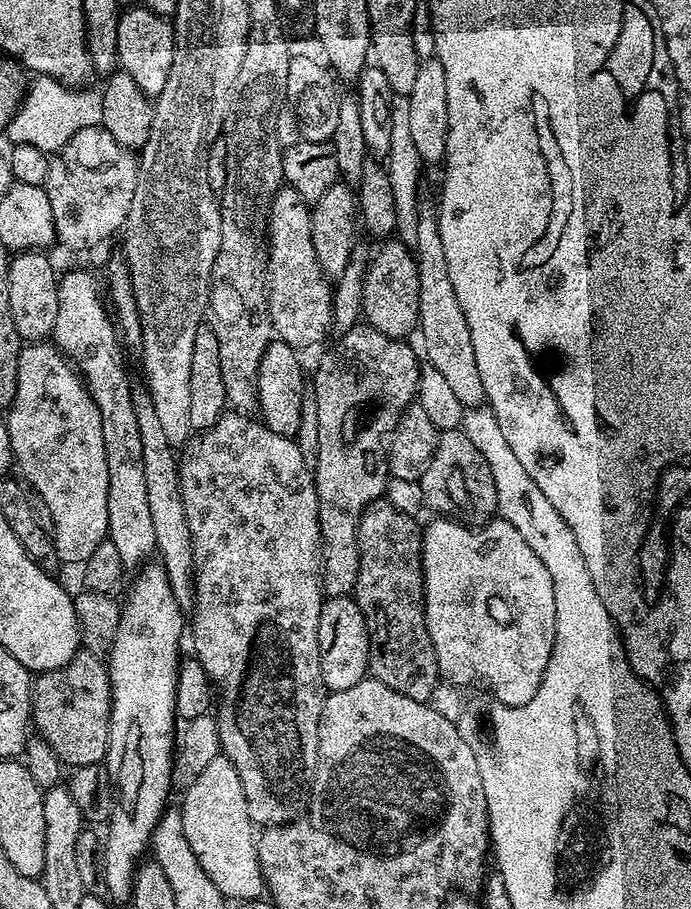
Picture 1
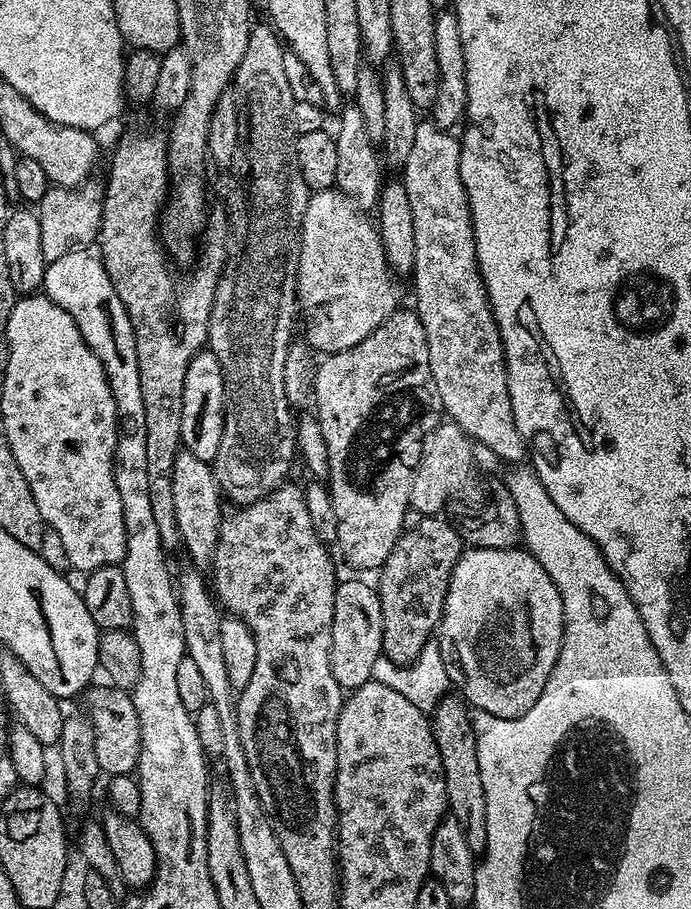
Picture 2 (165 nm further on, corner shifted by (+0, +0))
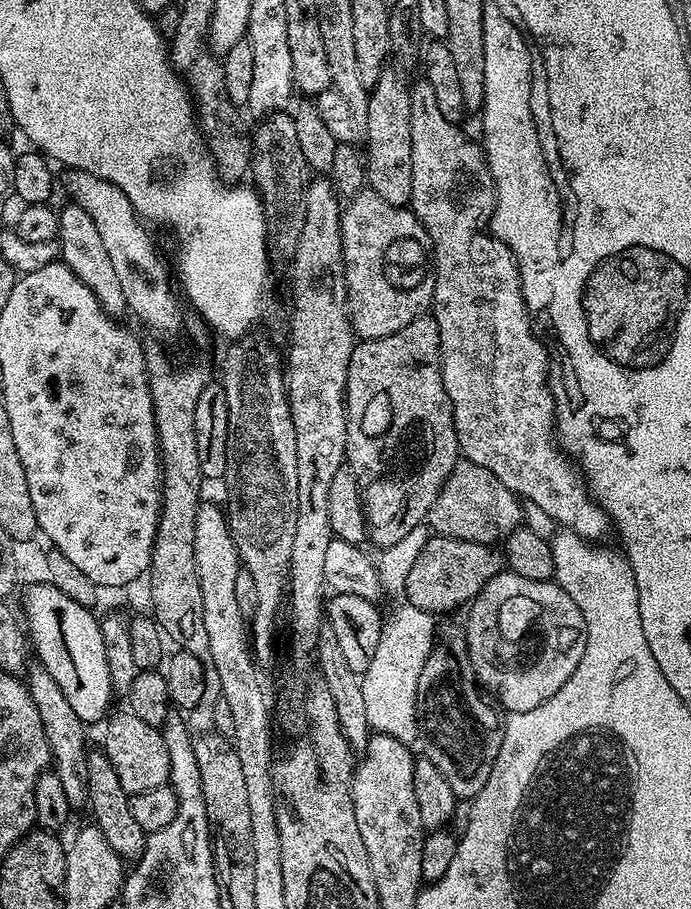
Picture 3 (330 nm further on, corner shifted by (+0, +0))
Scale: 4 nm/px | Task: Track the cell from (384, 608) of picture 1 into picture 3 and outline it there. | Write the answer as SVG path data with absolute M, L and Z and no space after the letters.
M433 535L415 559L406 577L403 595L407 603L431 614L450 612L459 604L467 605L498 573L505 571L506 561L495 547L478 542L455 540Z

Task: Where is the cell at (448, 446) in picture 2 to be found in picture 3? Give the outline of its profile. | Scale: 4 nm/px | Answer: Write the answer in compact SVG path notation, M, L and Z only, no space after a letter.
M460 462L440 488L426 523L437 536L492 546L505 540L515 528L521 527L522 504L511 490L494 478L494 474L490 474L490 470L477 464Z

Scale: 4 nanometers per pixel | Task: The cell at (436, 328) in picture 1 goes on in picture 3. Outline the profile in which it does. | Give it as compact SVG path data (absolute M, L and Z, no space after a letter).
M420 78L417 80L417 84L413 83L411 85L410 142L412 143L414 186L412 187L410 208L411 211L416 213L416 217L422 222L422 226L427 230L432 239L432 258L436 261L436 281L434 282L434 298L432 299L430 314L438 322L438 330L440 331L440 373L442 374L444 389L452 403L456 437L460 443L463 459L467 463L477 464L486 470L490 470L490 474L494 474L494 478L498 478L498 482L502 482L502 486L506 486L521 501L529 500L534 502L534 506L538 506L541 510L546 510L546 514L550 514L550 518L554 518L561 529L574 531L583 540L591 540L593 542L603 541L603 536L610 532L608 515L592 499L592 494L588 490L588 485L579 467L565 455L558 443L558 437L555 433L556 403L552 397L550 371L548 372L550 352L546 344L544 348L543 342L539 340L541 337L534 331L534 325L528 318L528 307L522 298L522 290L520 289L520 271L516 265L516 255L502 241L492 235L490 231L492 211L496 209L496 187L492 185L492 175L484 157L483 147L477 141L475 144L463 132L463 127L460 124L451 124L442 114L442 110L438 110L438 102L434 102L434 86L430 86L430 82L426 79Z

